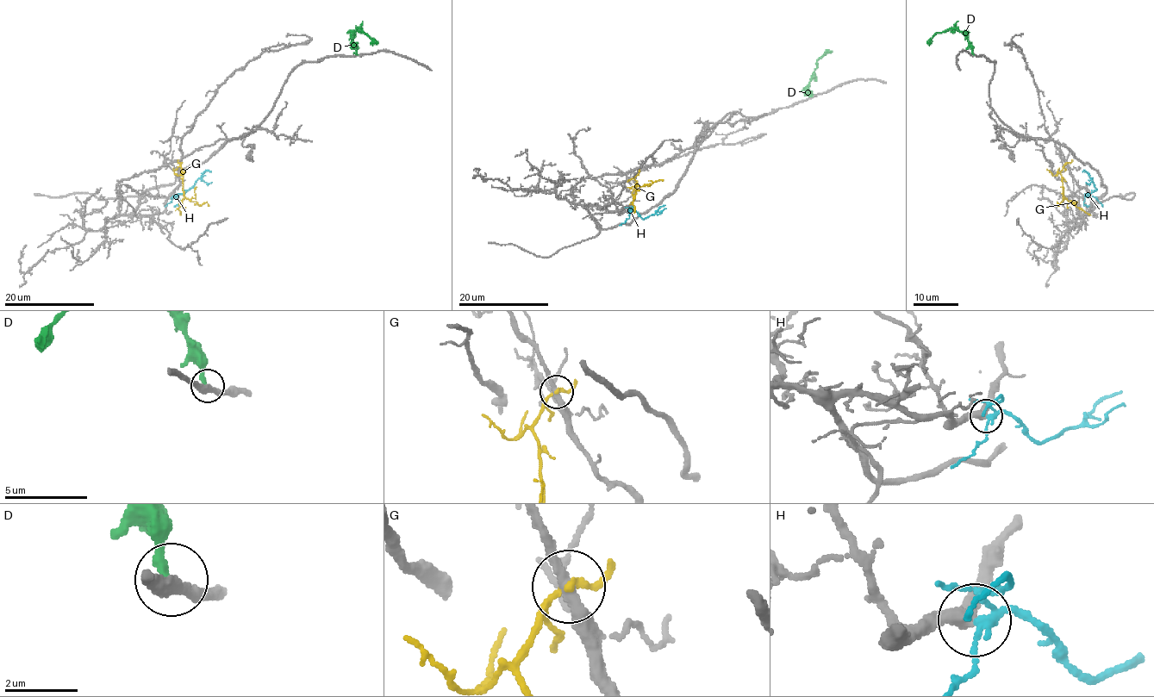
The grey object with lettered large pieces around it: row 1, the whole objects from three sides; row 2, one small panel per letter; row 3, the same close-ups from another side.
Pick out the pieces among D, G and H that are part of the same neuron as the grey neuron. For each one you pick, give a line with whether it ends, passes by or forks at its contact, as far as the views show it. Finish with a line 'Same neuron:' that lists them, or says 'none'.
H: it forks
Same neuron: H

